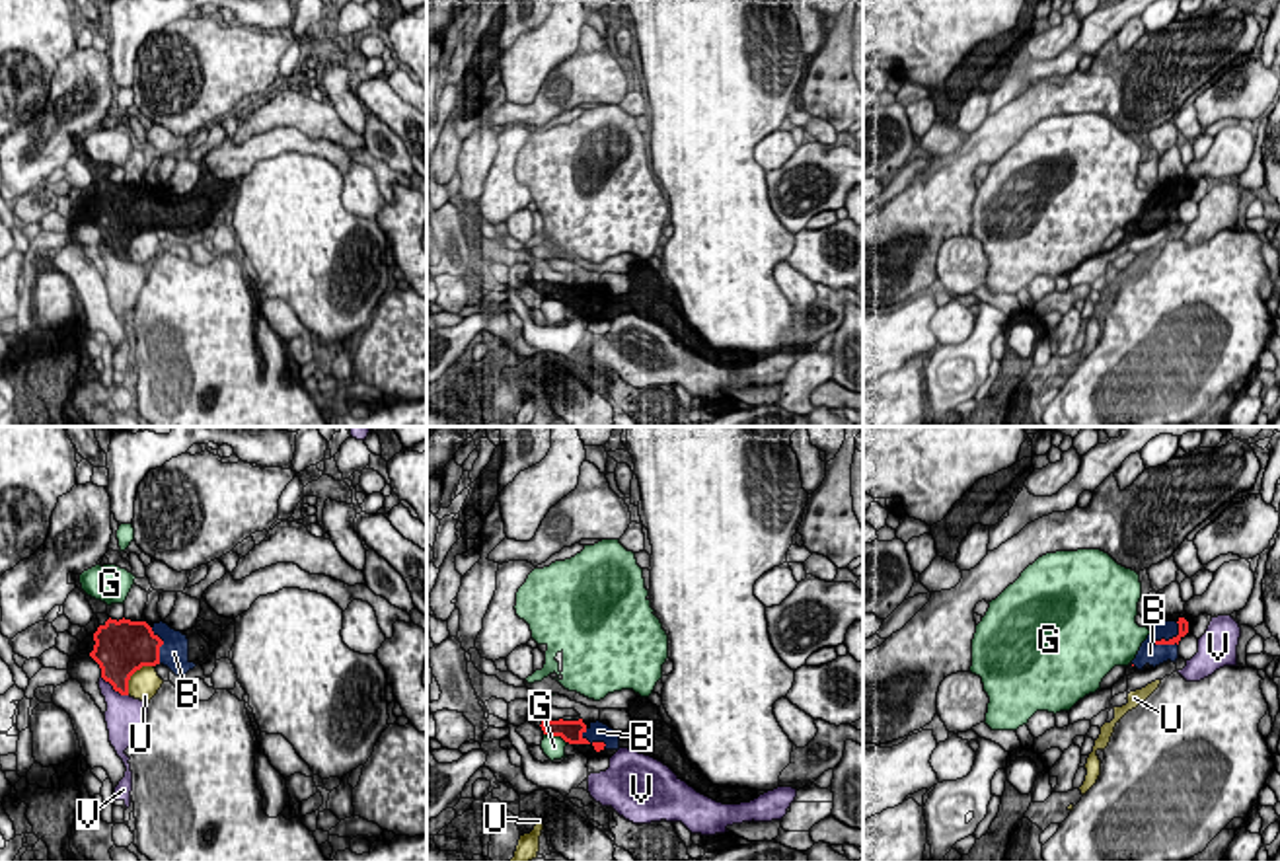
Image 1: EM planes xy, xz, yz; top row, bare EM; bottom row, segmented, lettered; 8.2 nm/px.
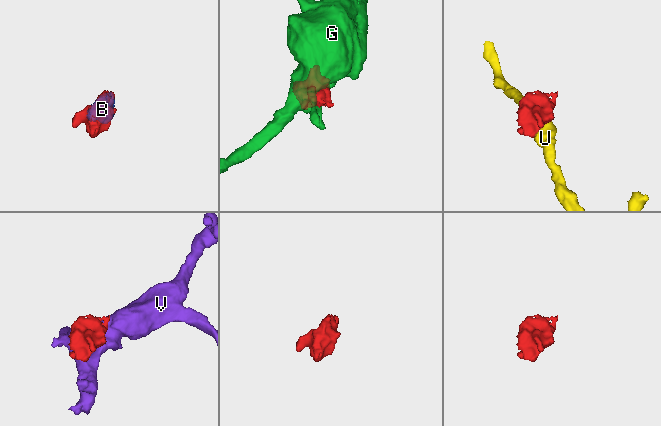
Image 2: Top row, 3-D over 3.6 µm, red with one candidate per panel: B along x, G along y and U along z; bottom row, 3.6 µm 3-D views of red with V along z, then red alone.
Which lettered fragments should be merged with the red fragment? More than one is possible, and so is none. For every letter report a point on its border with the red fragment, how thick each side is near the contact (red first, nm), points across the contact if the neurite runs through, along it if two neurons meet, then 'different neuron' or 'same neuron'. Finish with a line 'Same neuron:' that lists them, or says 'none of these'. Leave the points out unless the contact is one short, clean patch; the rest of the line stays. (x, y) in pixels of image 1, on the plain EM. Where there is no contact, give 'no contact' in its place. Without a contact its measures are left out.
B: meets red in yz at (1173, 201); 100 nm thick on the red side, 190 nm on the other; same neuron
G: meets red in xz at (556, 299); 190 nm thick on the red side, 190 nm on the other; different neuron
U: meets red in xy at (133, 236); 460 nm thick on the red side, 240 nm on the other; different neuron
V: meets red in xy at (115, 254); 320 nm thick on the red side, 320 nm on the other; different neuron
Same neuron: B

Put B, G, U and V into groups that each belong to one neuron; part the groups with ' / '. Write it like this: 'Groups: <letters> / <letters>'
Groups: B / G / U / V

